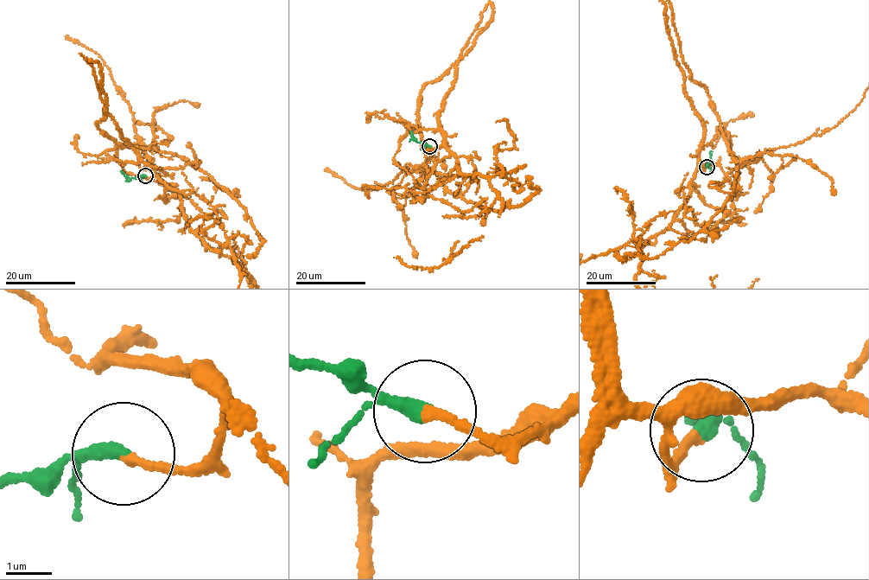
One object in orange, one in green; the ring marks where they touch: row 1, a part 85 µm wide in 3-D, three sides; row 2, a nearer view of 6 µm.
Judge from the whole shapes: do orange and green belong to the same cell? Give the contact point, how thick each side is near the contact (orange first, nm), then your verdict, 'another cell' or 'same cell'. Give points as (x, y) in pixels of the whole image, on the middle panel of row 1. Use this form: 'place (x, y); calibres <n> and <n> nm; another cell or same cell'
place (429, 146); calibres 190 and 240 nm; same cell

